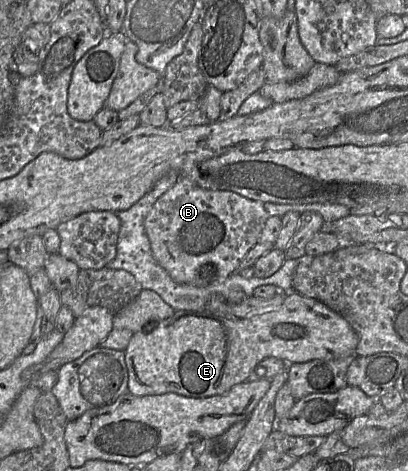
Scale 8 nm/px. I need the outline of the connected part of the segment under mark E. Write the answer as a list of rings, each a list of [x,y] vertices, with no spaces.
[[[289,292],[285,295],[283,303],[274,310],[267,311],[262,314],[245,317],[243,319],[226,319],[222,317],[213,317],[203,312],[191,312],[185,310],[175,310],[174,314],[157,322],[157,326],[149,326],[145,324],[141,331],[133,333],[131,339],[126,347],[125,362],[128,370],[128,392],[135,396],[146,395],[161,395],[166,393],[175,393],[185,397],[203,398],[221,395],[227,392],[234,385],[247,381],[251,370],[263,359],[268,357],[276,357],[287,364],[304,363],[315,359],[342,359],[347,357],[354,357],[356,355],[356,348],[358,345],[358,335],[351,325],[340,314],[331,310],[325,304],[318,300],[302,296],[296,292]]]

